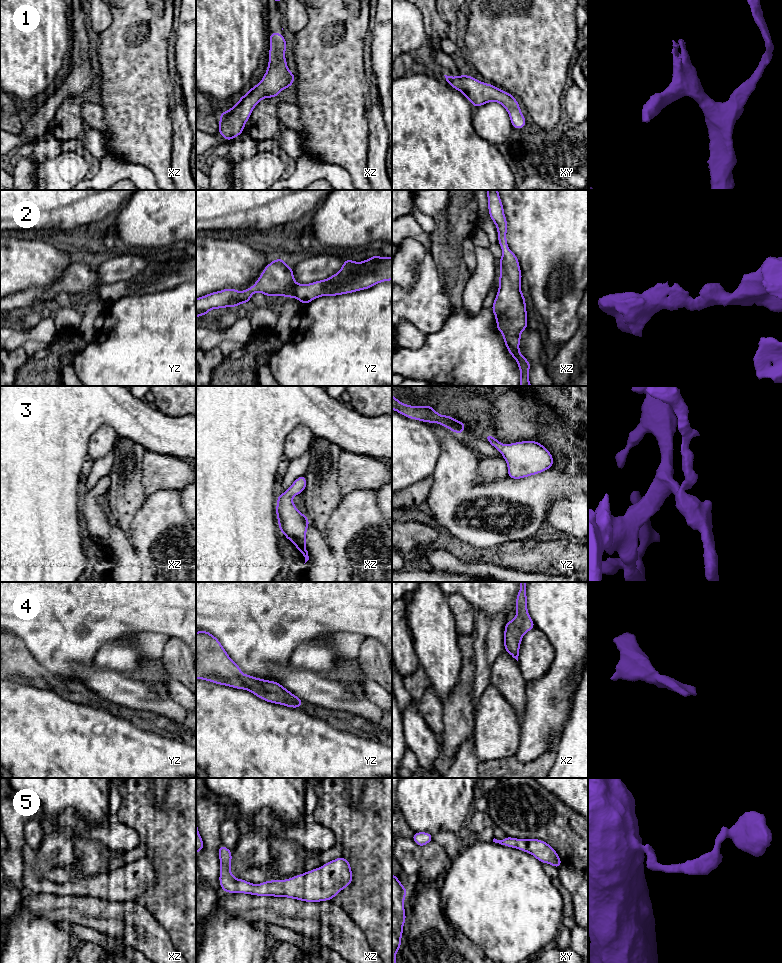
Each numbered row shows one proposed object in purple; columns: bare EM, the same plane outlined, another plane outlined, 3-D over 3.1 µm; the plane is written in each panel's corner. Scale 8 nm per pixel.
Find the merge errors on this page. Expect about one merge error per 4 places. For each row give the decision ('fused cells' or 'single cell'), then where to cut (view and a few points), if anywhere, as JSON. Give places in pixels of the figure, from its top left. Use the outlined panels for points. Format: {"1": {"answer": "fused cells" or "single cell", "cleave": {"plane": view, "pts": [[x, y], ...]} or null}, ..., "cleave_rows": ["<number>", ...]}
{"1": {"answer": "single cell", "cleave": null}, "2": {"answer": "single cell", "cleave": null}, "3": {"answer": "single cell", "cleave": null}, "4": {"answer": "single cell", "cleave": null}, "5": {"answer": "single cell", "cleave": null}, "cleave_rows": []}

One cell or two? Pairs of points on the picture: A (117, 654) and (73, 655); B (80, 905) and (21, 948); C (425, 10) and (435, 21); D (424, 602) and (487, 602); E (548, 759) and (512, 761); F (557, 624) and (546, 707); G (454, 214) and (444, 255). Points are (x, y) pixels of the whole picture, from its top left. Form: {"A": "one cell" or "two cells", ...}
{"A": "two cells", "B": "two cells", "C": "one cell", "D": "two cells", "E": "one cell", "F": "one cell", "G": "one cell"}

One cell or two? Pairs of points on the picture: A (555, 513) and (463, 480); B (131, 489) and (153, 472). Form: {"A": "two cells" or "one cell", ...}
{"A": "two cells", "B": "two cells"}

